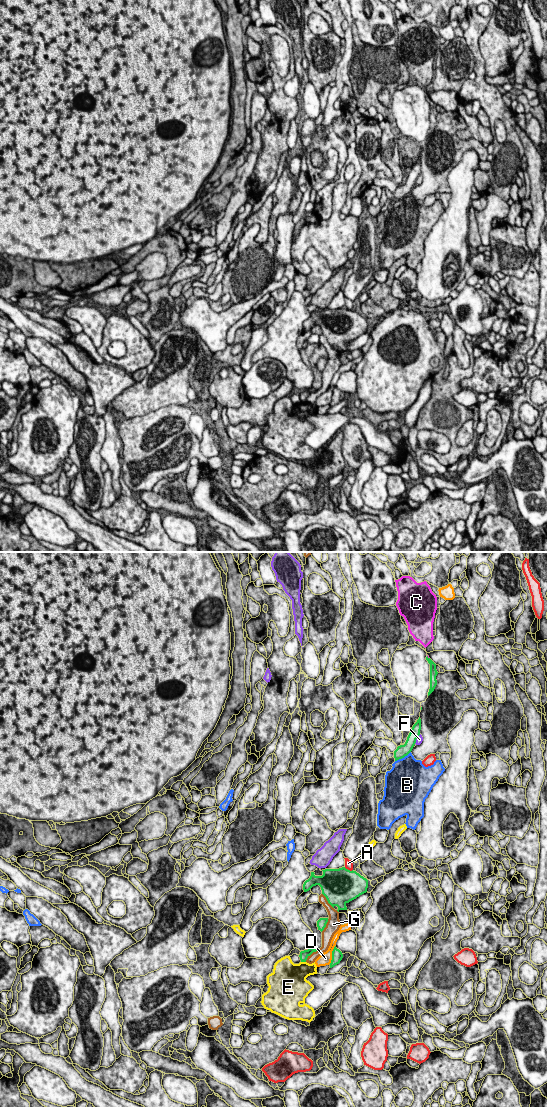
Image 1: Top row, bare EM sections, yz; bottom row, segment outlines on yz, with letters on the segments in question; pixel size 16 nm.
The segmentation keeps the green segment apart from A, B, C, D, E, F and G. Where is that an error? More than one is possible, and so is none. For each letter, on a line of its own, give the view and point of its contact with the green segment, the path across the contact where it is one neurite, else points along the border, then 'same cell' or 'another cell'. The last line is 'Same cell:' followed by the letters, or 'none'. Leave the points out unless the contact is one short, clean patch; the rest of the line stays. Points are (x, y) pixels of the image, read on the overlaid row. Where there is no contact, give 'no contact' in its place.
A: contact yz (347, 869); another cell
B: contact yz (402, 757); another cell
C: contact yz (427, 657); way yz (433, 671), (432, 663), (427, 657), (427, 655); same cell
D: contact yz (332, 955); another cell
E: contact yz (303, 961); another cell
F: contact yz (416, 738); another cell
G: contact yz (327, 900); another cell
Same cell: C

